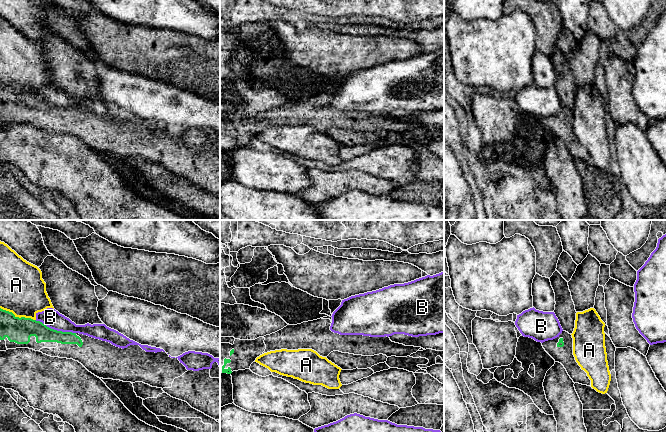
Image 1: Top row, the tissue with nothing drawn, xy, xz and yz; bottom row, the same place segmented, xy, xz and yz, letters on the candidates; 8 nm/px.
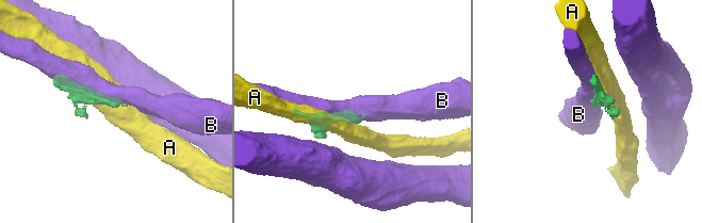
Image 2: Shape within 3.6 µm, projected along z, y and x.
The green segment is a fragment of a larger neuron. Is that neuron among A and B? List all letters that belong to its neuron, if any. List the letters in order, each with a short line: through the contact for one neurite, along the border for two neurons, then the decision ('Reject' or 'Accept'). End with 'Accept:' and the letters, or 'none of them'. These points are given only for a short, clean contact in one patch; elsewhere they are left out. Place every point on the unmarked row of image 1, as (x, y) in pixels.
A: Reject
B: Reject
Accept: none of them

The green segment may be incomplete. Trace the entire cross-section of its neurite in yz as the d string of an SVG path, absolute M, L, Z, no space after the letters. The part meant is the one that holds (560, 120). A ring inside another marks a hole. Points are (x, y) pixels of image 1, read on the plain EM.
M566 107L553 116L542 119L545 127L555 136L561 139L574 159L591 162L591 156L587 149L581 145L573 131L573 114Z

